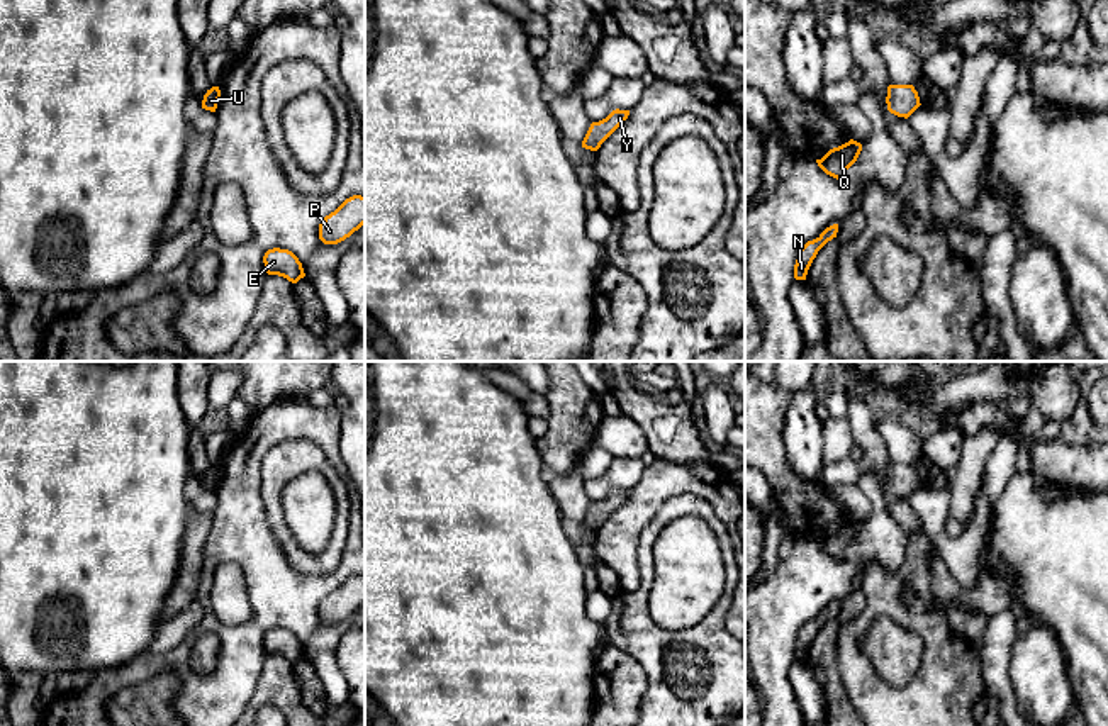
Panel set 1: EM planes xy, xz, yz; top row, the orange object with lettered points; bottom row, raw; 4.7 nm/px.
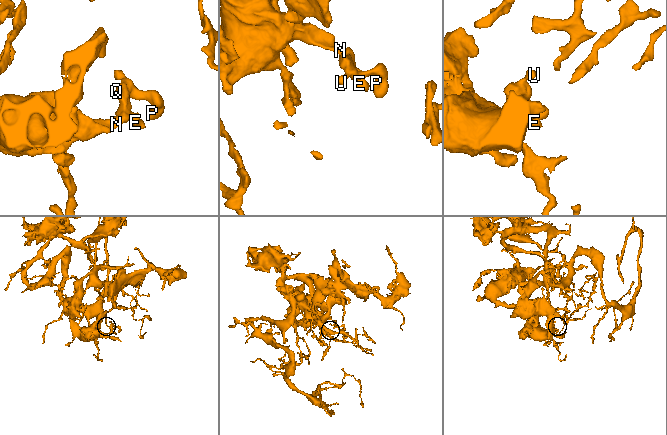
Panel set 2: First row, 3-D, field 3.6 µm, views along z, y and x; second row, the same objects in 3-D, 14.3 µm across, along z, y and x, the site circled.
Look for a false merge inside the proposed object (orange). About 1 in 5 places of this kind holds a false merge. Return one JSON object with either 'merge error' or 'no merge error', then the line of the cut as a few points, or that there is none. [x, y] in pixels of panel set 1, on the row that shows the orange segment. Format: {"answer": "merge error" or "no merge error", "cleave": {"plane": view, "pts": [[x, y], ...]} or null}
{"answer": "no merge error", "cleave": null}

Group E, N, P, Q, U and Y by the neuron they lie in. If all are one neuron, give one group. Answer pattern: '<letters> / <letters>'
E N P Q U Y

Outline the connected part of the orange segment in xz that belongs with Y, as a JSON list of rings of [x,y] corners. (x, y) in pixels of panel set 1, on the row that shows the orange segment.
[[[613,110],[606,119],[592,122],[584,141],[582,148],[597,151],[601,144],[628,119],[630,110]]]

